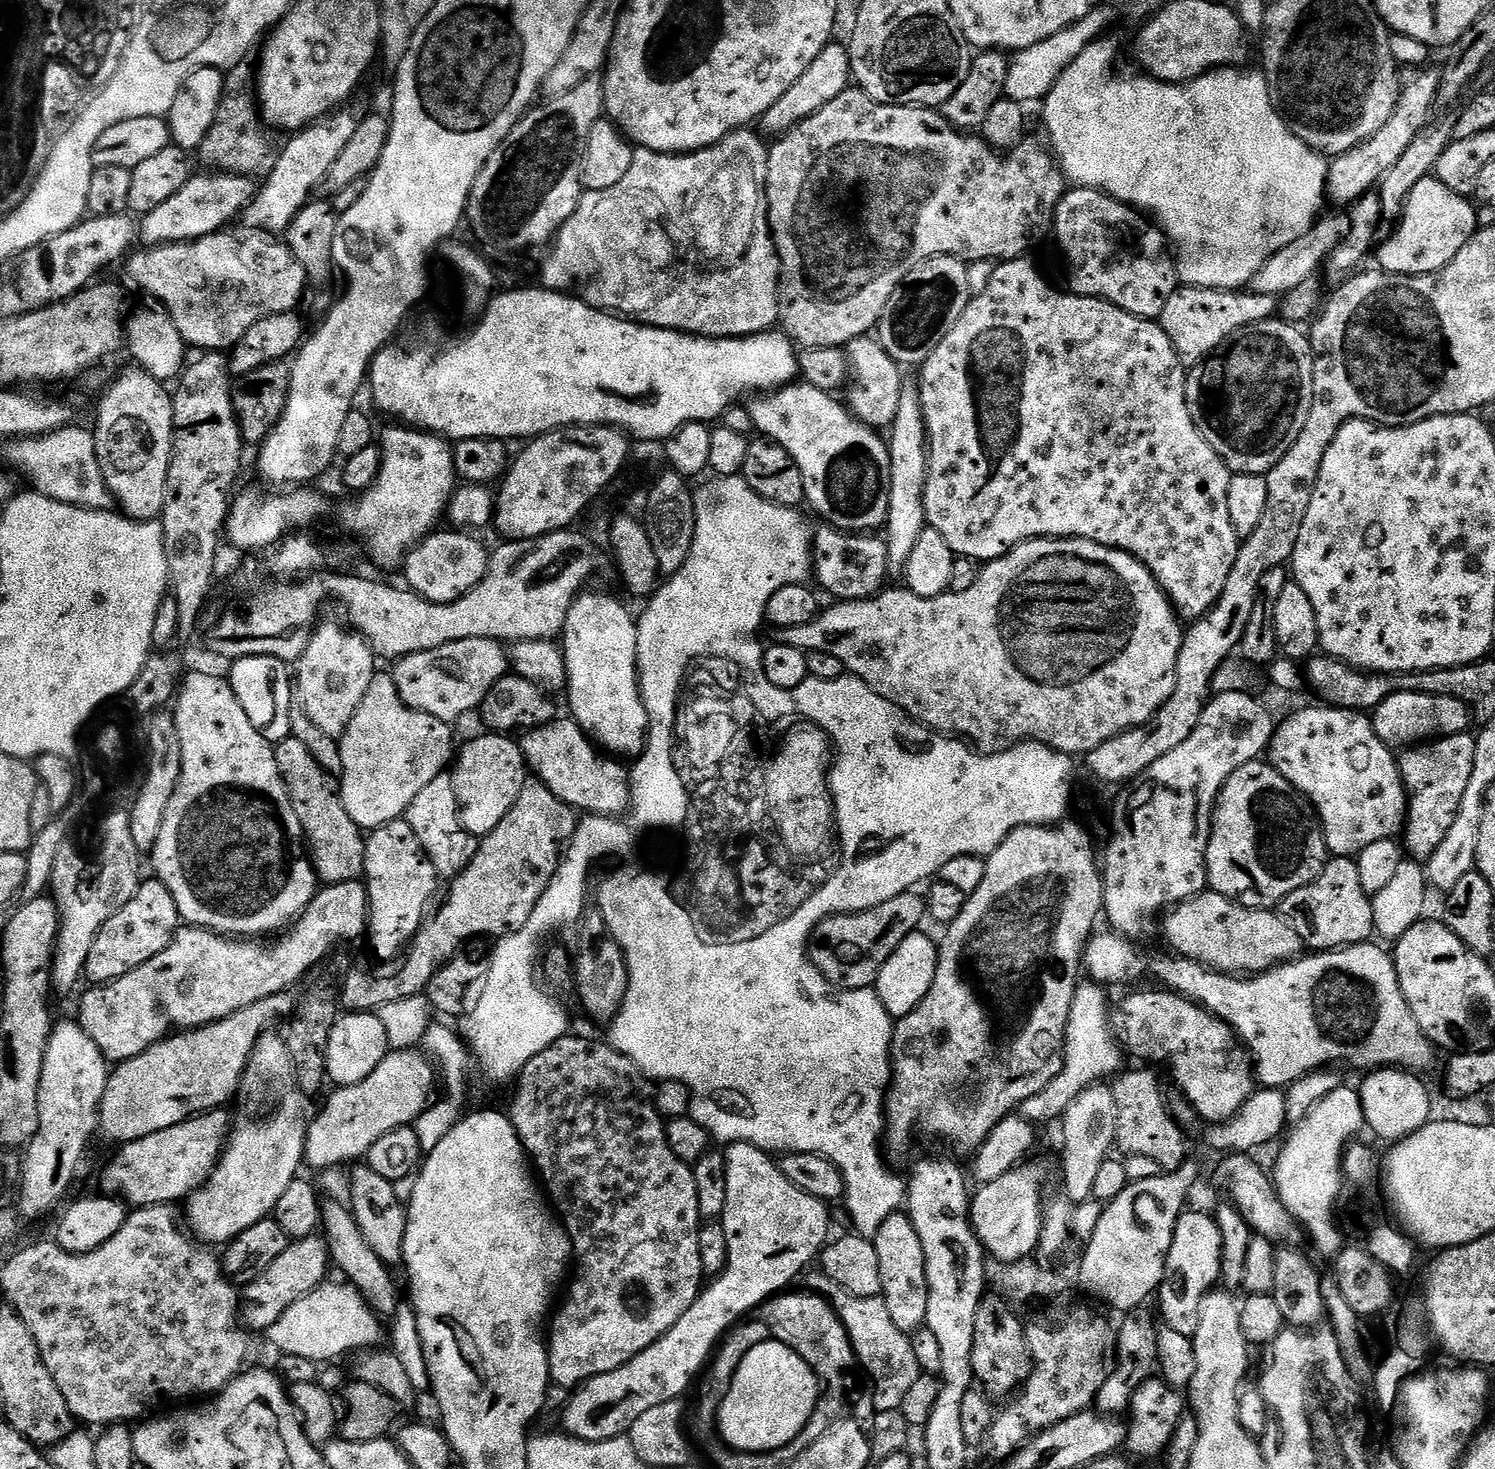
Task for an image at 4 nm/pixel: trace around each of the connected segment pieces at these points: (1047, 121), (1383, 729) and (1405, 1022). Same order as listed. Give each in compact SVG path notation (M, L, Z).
M1101 38L1090 46L1086 46L1086 50L1082 50L1082 54L1074 58L1074 62L1066 68L1062 78L1054 82L1050 94L1042 101L1044 128L1048 131L1047 143L1050 145L1052 155L1056 157L1056 163L1059 164L1061 172L1073 185L1082 188L1098 188L1107 196L1113 196L1115 200L1130 204L1133 208L1143 210L1155 217L1174 249L1176 274L1181 285L1190 288L1229 290L1240 290L1251 285L1254 274L1262 270L1267 260L1274 258L1278 250L1290 246L1290 242L1298 242L1298 238L1302 238L1302 234L1306 234L1321 219L1320 211L1323 210L1324 204L1326 205L1329 161L1310 146L1306 146L1306 142L1302 142L1288 129L1272 104L1263 71L1243 72L1245 70L1243 67L1229 66L1208 72L1205 76L1189 80L1186 84L1165 84L1162 80L1154 80L1144 74L1112 76L1112 63L1116 60L1116 44L1108 39Z
M1395 692L1387 696L1385 700L1371 713L1372 729L1376 731L1376 737L1389 746L1415 746L1429 738L1441 736L1456 736L1460 732L1468 732L1470 726L1470 713L1465 704L1454 698L1445 696L1431 696L1421 692Z
M1369 942L1330 952L1304 954L1287 964L1271 968L1269 972L1252 974L1247 978L1240 974L1211 972L1198 962L1171 955L1154 961L1152 972L1164 983L1161 985L1167 991L1194 1001L1199 1008L1206 1009L1235 1030L1248 1056L1254 1061L1255 1079L1265 1089L1287 1089L1298 1078L1329 1066L1340 1066L1336 1064L1349 1064L1352 1068L1363 1070L1400 1068L1420 1074L1423 1068L1431 1066L1434 1048L1422 1034L1402 994L1395 959L1389 953L1387 956L1379 946L1379 943Z

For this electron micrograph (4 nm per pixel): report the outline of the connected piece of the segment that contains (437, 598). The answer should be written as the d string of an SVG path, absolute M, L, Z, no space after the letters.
M451 530L452 532L433 531L419 544L410 549L405 556L402 565L404 572L403 583L423 600L429 600L435 604L449 604L458 598L462 598L488 572L490 559L489 549L484 549L480 540L475 540L475 535L464 530Z

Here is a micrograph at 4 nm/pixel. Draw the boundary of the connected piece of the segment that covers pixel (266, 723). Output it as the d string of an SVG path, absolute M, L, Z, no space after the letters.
M247 656L231 661L230 668L230 683L238 702L242 702L242 710L246 710L246 718L250 718L250 722L254 722L254 726L263 731L273 746L287 740L294 699L294 680L289 665L273 656Z

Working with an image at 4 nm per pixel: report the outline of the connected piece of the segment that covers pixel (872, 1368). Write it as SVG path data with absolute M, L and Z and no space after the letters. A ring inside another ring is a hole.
M813 1271L807 1277L807 1287L817 1296L821 1296L838 1314L846 1334L850 1338L852 1348L856 1351L859 1367L864 1367L866 1375L872 1379L870 1398L877 1412L895 1412L902 1406L902 1398L906 1398L910 1386L918 1382L922 1374L918 1358L914 1358L914 1346L909 1333L898 1330L890 1318L890 1310L886 1310L886 1302L880 1297L854 1298L838 1282L825 1276L823 1271Z

